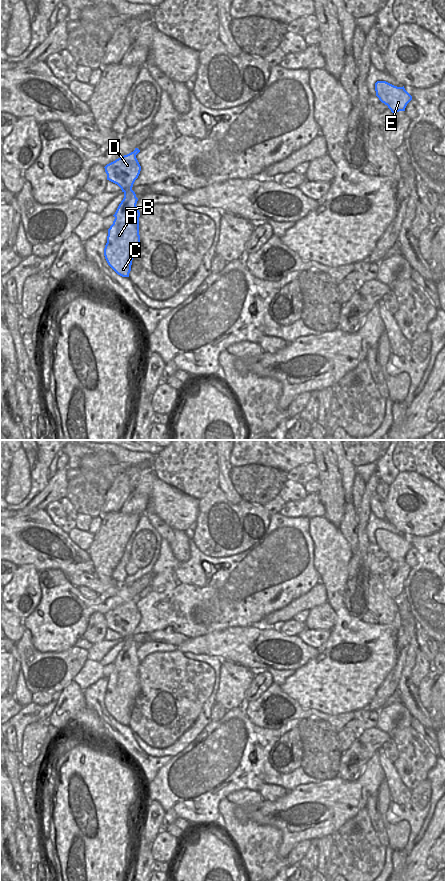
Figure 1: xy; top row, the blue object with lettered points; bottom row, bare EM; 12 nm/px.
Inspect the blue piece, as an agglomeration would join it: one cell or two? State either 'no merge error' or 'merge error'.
no merge error

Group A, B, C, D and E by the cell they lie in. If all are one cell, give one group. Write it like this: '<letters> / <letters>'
A B C D E

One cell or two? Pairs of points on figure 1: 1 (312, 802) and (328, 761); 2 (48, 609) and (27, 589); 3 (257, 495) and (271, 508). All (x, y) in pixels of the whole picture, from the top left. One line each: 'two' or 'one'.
1: two
2: two
3: two

